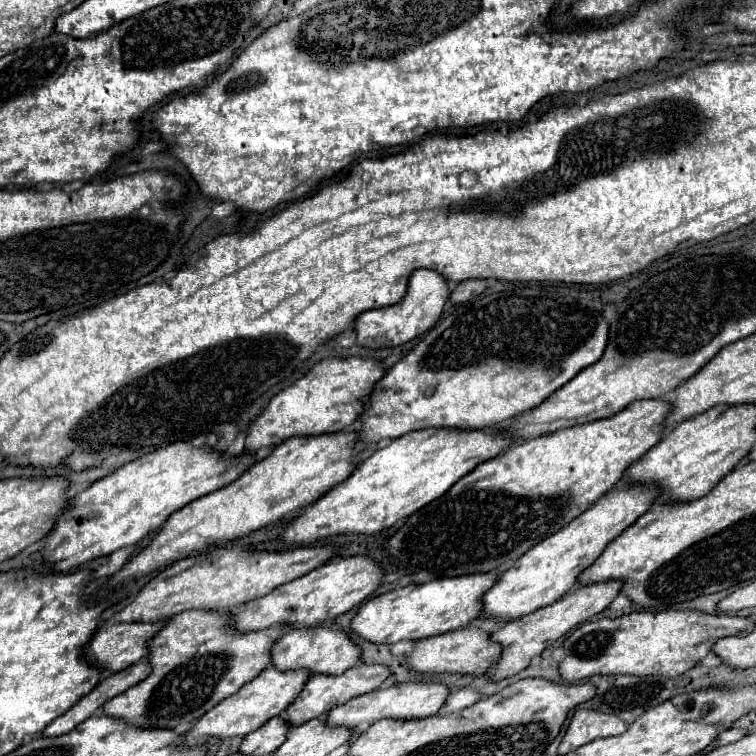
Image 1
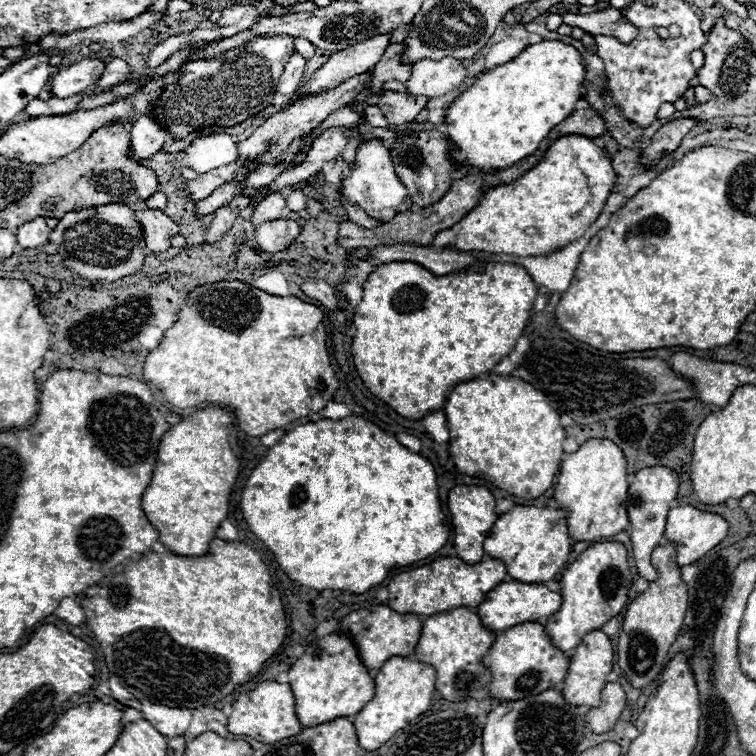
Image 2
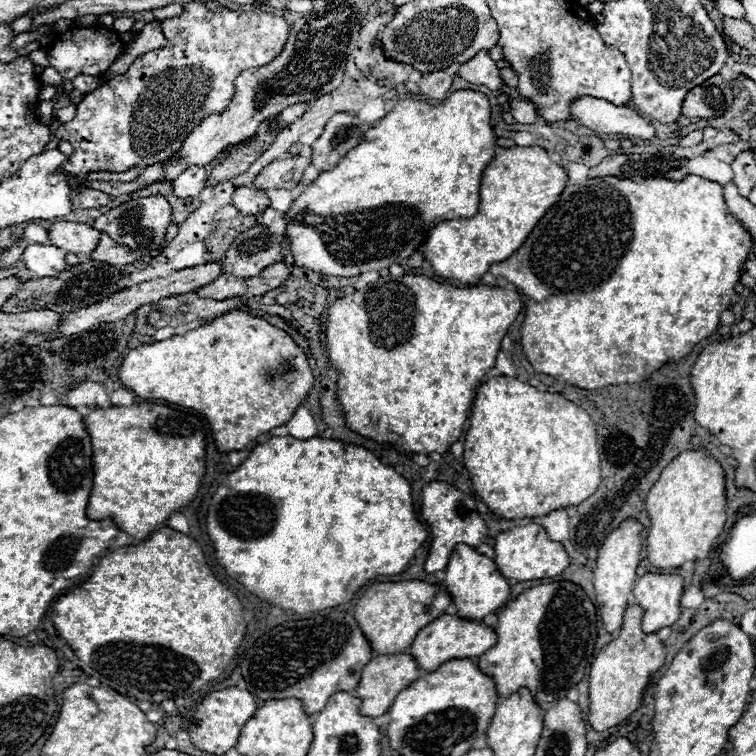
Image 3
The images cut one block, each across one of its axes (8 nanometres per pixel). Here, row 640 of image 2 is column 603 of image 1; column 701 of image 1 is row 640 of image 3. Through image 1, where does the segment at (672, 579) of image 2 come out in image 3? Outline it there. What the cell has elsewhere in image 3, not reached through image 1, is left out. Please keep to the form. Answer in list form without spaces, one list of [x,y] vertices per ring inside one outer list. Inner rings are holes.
[[[636,604],[628,606],[626,612],[624,612],[624,624],[620,628],[618,638],[612,640],[610,644],[606,644],[600,650],[600,654],[594,658],[592,666],[590,666],[590,710],[588,710],[588,722],[598,732],[620,724],[622,720],[626,720],[640,706],[642,694],[644,694],[644,688],[650,682],[650,676],[656,670],[660,670],[664,666],[664,662],[666,662],[666,648],[660,642],[658,634],[646,634],[646,632],[642,632],[642,626],[640,626],[642,616],[644,616],[644,610],[640,606],[636,606]]]

